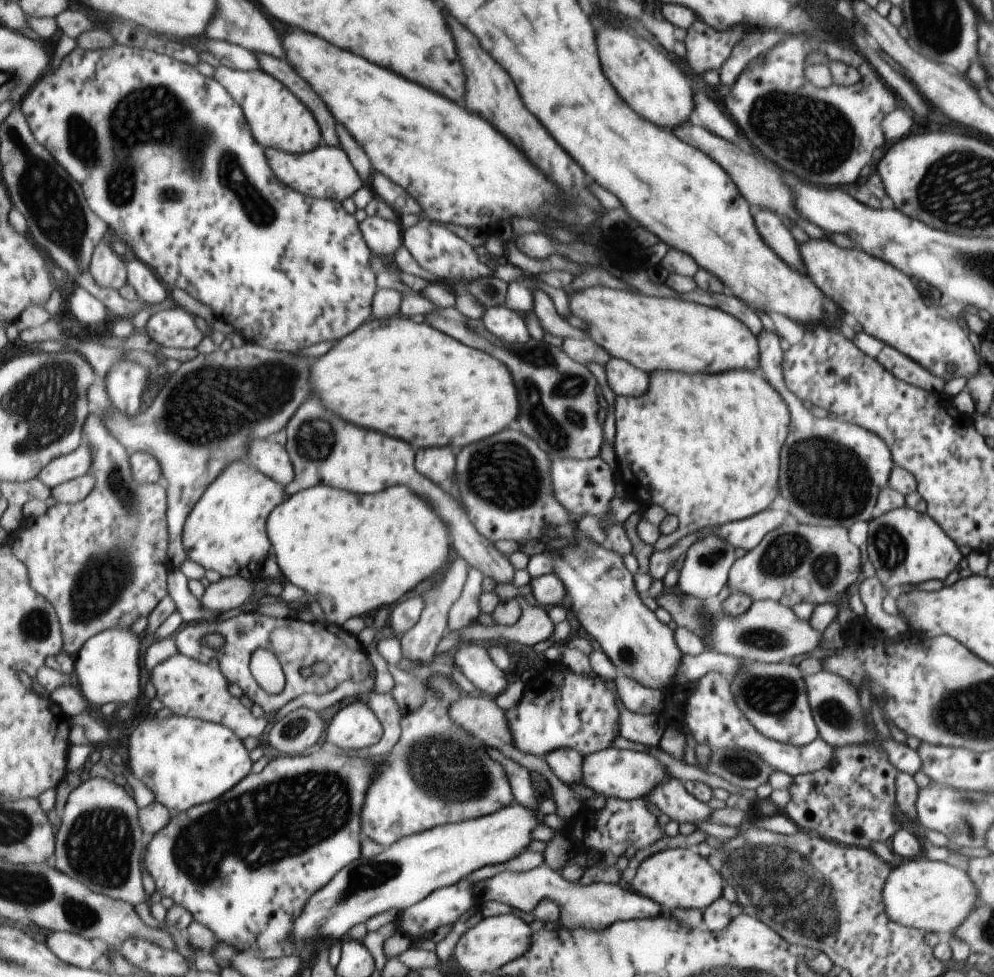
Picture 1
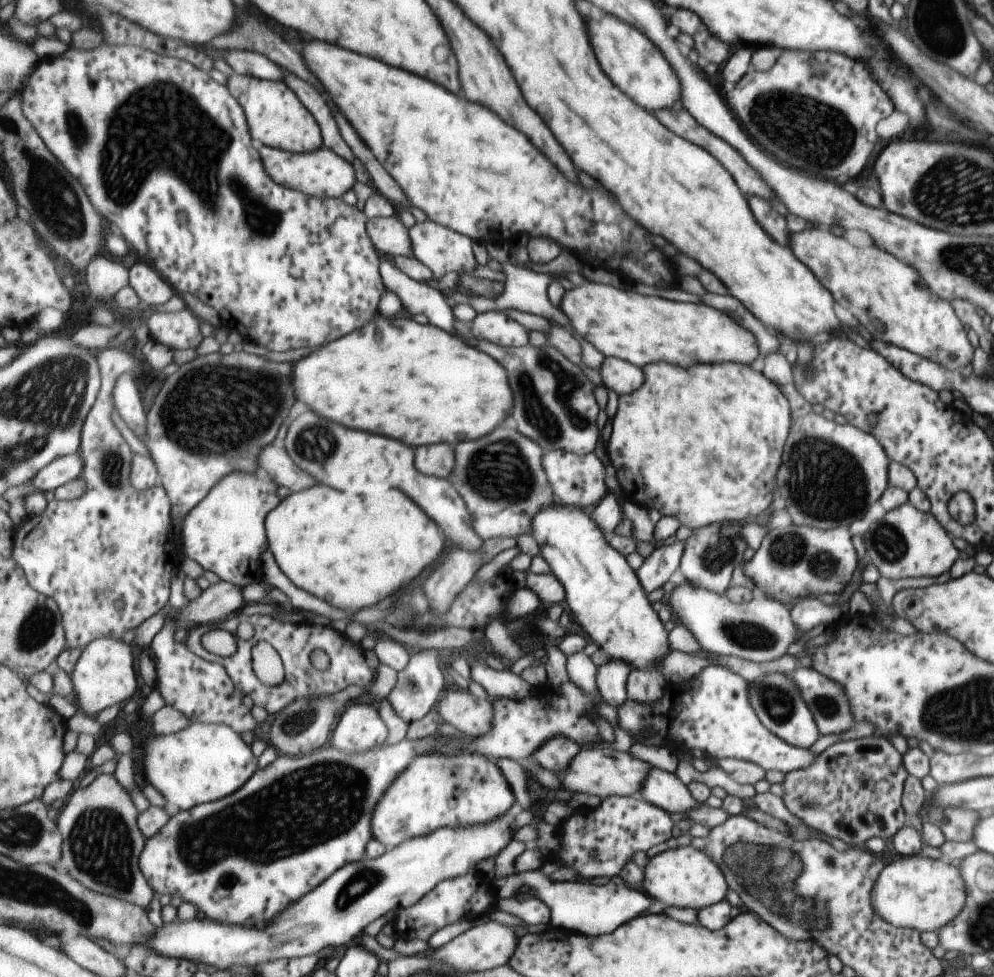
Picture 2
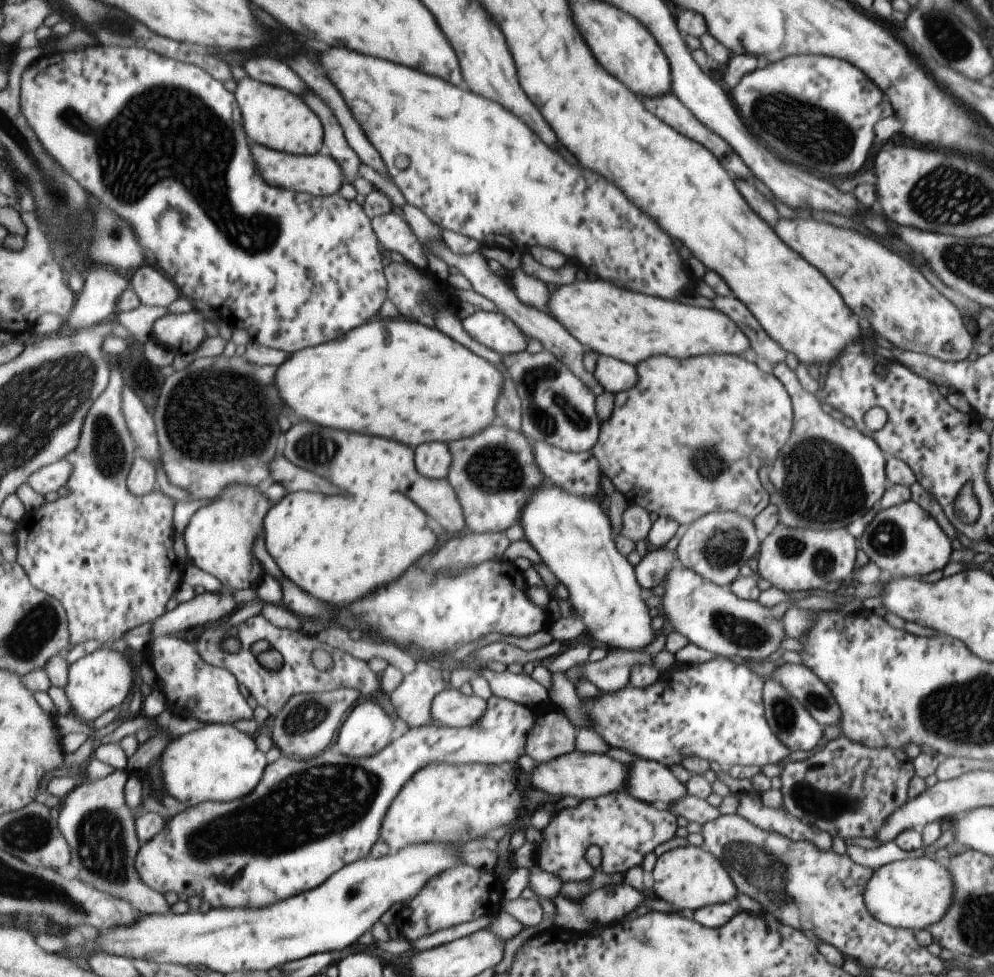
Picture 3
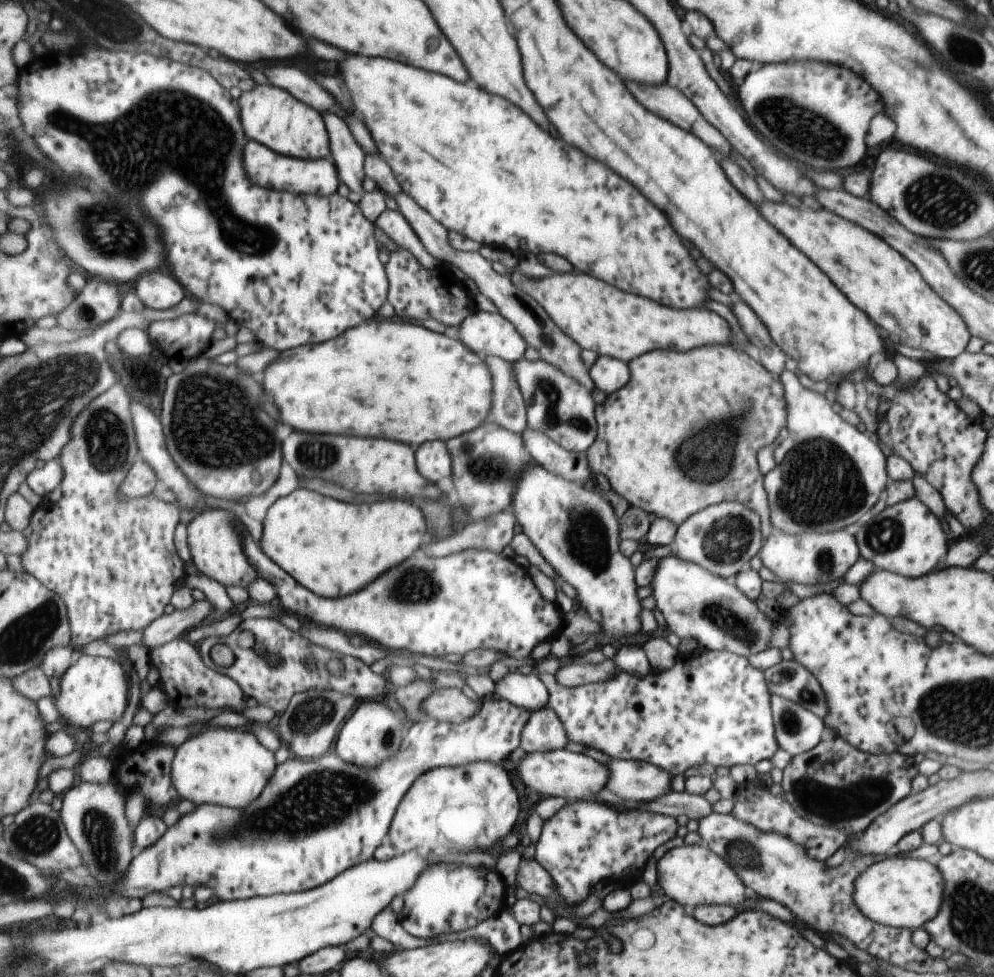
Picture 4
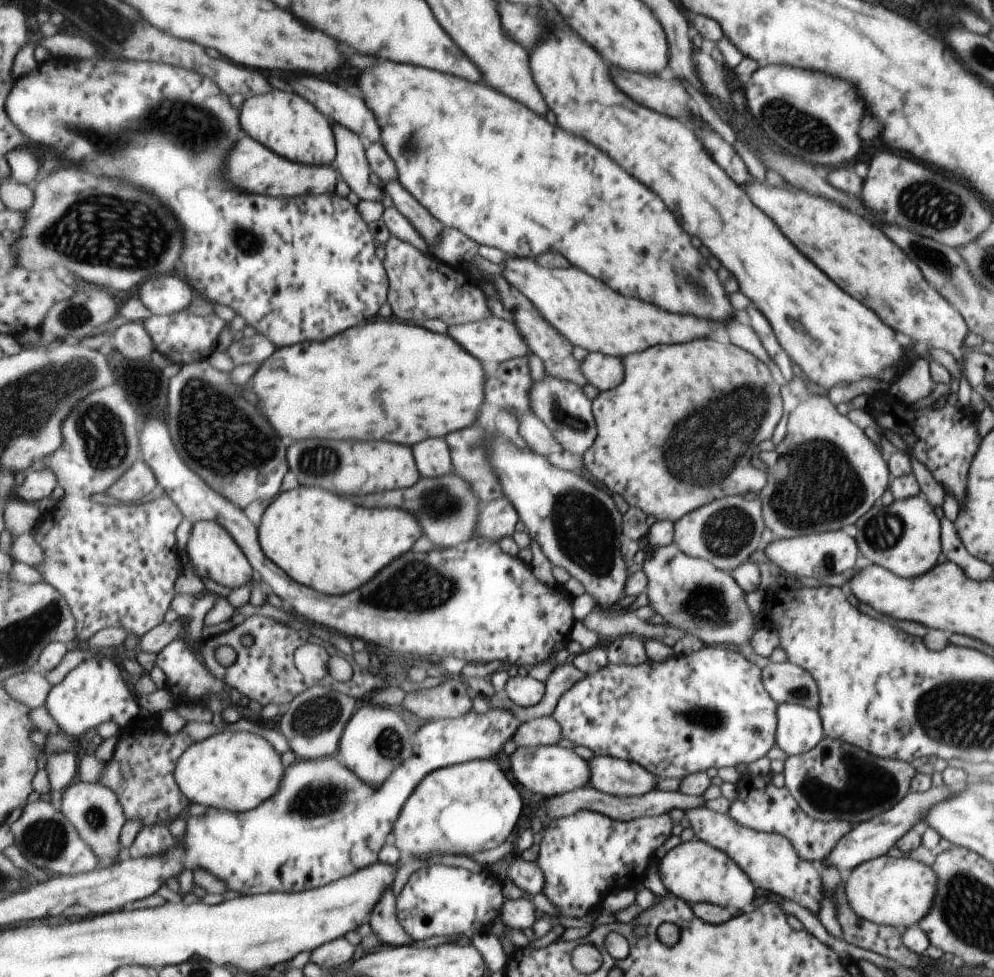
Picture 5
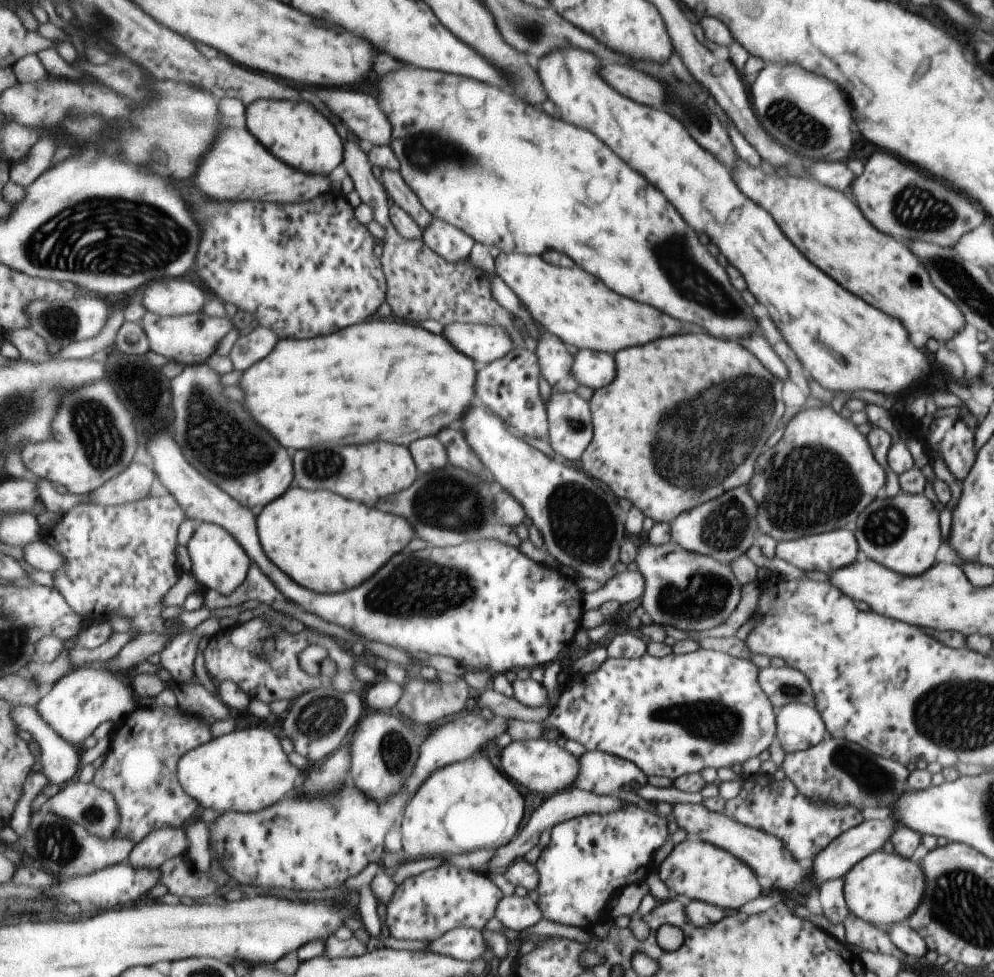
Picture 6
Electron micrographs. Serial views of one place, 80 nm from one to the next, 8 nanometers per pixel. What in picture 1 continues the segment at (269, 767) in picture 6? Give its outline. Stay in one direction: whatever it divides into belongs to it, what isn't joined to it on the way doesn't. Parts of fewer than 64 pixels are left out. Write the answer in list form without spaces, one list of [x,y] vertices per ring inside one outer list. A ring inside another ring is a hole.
[[[157,714],[144,718],[129,735],[128,762],[127,768],[153,792],[155,801],[161,802],[173,814],[218,799],[247,778],[253,766],[251,754],[232,728],[185,715],[158,719]]]

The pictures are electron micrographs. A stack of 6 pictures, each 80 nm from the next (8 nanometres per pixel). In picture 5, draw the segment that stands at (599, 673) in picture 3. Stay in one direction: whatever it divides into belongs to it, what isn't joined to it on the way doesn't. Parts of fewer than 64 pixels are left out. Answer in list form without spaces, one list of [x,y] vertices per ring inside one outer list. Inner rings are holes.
[[[569,662],[569,664],[563,663],[561,666],[553,669],[549,675],[545,682],[545,696],[539,704],[533,705],[532,707],[520,707],[501,692],[498,692],[495,697],[487,700],[494,707],[501,707],[502,709],[513,711],[521,719],[522,723],[526,723],[531,719],[552,715],[564,692],[573,688],[574,684],[582,681],[587,676],[589,675],[579,670],[573,662]]]

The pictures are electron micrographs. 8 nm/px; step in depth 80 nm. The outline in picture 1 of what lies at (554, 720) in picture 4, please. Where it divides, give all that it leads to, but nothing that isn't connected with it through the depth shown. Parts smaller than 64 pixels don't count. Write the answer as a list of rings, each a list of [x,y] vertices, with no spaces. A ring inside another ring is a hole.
[[[557,749],[545,756],[552,772],[567,785],[584,784],[584,756],[573,749]]]

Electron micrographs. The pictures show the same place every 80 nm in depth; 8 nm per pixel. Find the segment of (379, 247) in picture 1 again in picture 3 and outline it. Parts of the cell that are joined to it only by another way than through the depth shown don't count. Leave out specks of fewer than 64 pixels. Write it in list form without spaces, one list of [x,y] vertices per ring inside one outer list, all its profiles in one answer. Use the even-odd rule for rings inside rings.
[[[395,212],[372,219],[380,246],[385,253],[398,252],[421,270],[426,270],[427,258],[423,244],[411,225]]]

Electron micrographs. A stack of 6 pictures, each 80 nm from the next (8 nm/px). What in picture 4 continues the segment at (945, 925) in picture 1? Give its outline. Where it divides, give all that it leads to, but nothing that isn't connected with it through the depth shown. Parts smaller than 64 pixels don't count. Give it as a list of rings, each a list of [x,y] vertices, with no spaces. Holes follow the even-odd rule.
[[[891,857],[867,868],[856,878],[853,900],[869,920],[890,927],[913,929],[923,927],[943,905],[943,874],[927,859]]]

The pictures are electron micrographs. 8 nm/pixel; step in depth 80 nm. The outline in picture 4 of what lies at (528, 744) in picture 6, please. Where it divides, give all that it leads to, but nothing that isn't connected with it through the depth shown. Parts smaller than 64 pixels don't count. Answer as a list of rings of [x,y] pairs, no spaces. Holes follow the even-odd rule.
[[[566,749],[526,754],[523,760],[517,763],[517,767],[522,780],[529,788],[545,797],[561,796],[567,802],[607,793],[610,779],[610,768],[607,763],[590,757],[587,753],[575,753]]]

